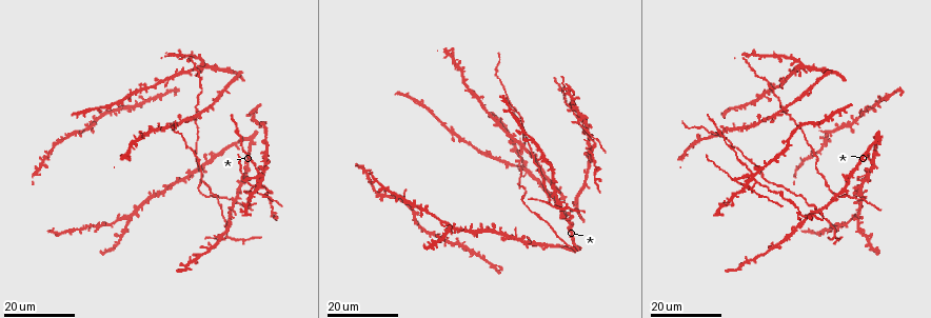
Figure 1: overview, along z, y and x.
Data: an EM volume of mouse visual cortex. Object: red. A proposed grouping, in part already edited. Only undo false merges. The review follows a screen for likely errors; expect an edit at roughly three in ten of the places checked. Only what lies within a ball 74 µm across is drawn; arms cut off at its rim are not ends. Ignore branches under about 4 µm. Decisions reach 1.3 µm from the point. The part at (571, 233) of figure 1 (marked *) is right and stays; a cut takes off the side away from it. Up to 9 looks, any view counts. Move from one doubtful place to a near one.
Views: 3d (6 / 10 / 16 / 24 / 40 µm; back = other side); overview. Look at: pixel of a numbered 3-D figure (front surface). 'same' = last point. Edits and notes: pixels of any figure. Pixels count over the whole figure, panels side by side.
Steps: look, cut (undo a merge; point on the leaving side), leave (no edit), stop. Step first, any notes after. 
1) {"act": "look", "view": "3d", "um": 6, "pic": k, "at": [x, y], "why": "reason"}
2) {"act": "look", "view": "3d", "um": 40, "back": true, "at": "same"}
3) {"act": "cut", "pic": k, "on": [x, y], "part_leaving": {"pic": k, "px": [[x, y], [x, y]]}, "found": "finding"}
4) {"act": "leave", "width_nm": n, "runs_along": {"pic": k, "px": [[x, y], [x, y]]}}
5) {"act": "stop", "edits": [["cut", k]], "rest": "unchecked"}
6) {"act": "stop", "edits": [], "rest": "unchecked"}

{"act": "look", "view": "3d", "um": 24, "pic": 1, "at": [549, 205], "why": "branch point"}

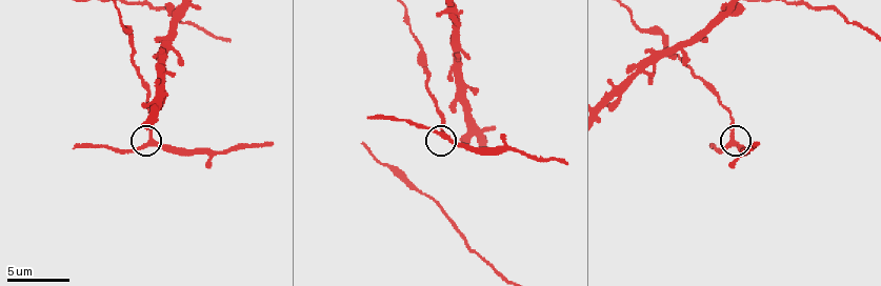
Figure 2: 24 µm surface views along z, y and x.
{"act": "look", "view": "3d", "um": 10, "pic": 2, "at": [731, 144]}

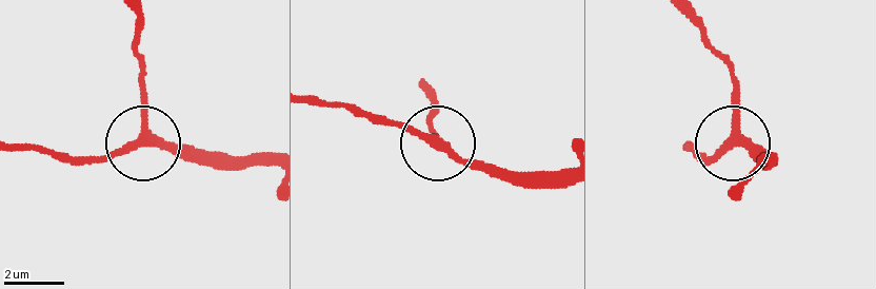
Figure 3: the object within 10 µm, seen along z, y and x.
{"act": "leave", "width_nm": 250, "runs_along": {"pic": 3, "px": [[688, 19], [733, 79], [733, 140], [716, 155], [698, 155]]}, "found": "one cell here"}

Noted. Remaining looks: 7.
{"act": "look", "view": "3d", "um": 16, "pic": 1, "at": [243, 180], "why": "calibre changes"}

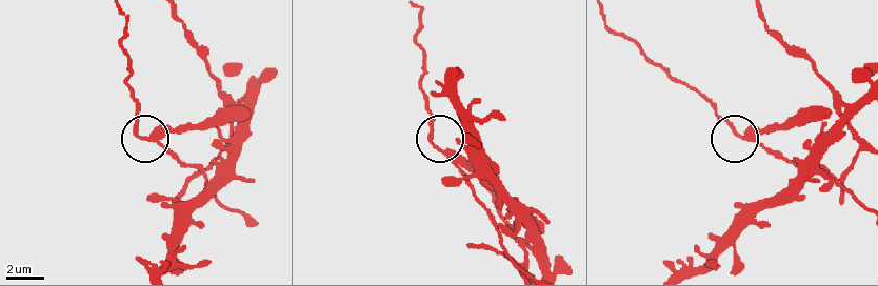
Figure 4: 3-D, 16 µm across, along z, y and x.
{"act": "look", "view": "3d", "um": 6, "pic": 4, "at": [438, 148]}

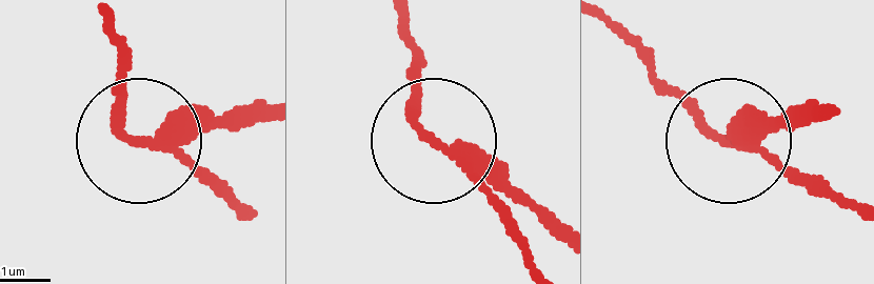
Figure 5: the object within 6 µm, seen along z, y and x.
{"act": "cut", "pic": 5, "on": [225, 125], "part_leaving": {"pic": 5, "px": [[176, 141], [260, 120]]}, "found": "a second cell is stuck on"}

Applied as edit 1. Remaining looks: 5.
{"act": "look", "view": "3d", "um": 16, "pic": 1, "at": [578, 121], "why": "looks like a crossing"}

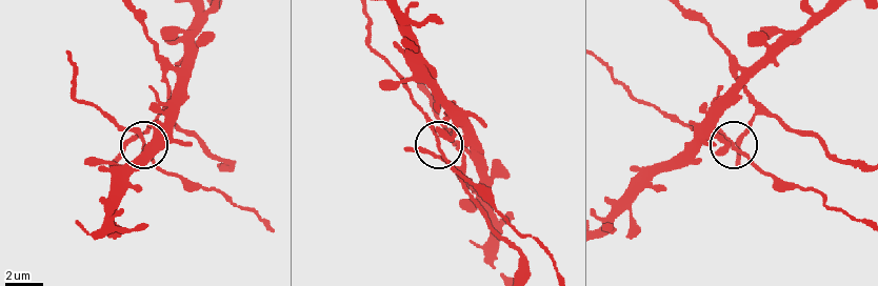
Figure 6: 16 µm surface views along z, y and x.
{"act": "look", "view": "3d", "um": 10, "pic": 6, "at": [437, 146]}

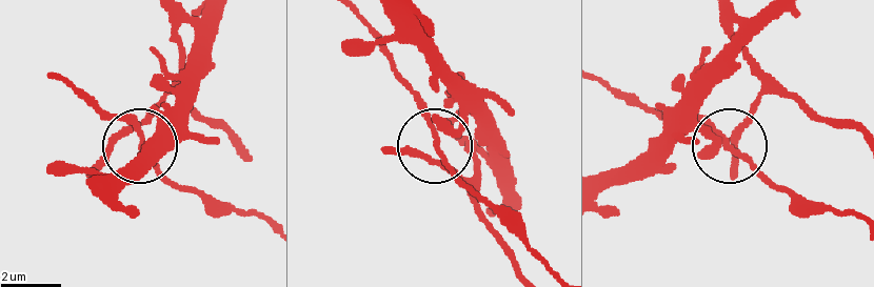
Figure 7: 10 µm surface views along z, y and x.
{"act": "leave", "width_nm": 200, "found": "continuous, no second cell"}

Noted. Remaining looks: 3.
{"act": "look", "view": "3d", "um": 6, "pic": 2, "at": [132, 52], "why": "three arms meet"}

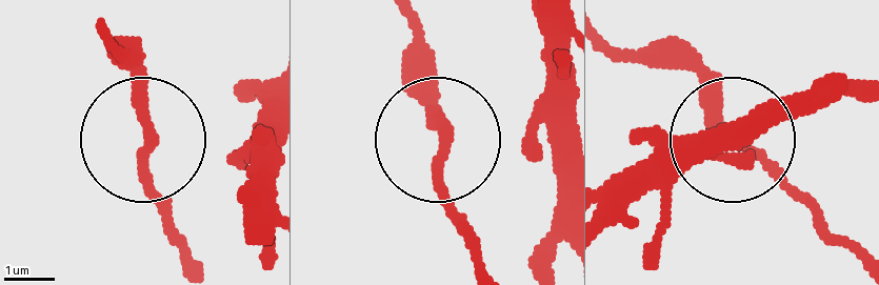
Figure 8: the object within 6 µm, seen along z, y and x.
{"act": "look", "view": "3d", "um": 6, "back": true, "pic": 8, "at": [149, 141]}

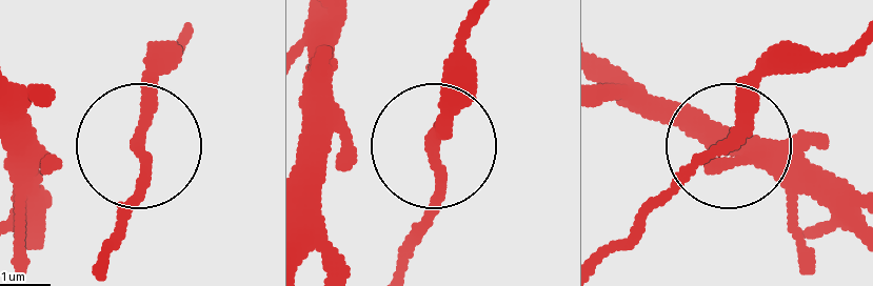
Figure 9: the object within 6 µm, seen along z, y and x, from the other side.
{"act": "leave", "width_nm": 200, "runs_along": {"pic": 9, "px": [[20, 133], [45, 154], [137, 158], [145, 182], [120, 241]]}, "found": "all the same cell"}

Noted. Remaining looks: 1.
{"act": "stop", "edits": [["cut", 5]], "rest": "unchecked"}

